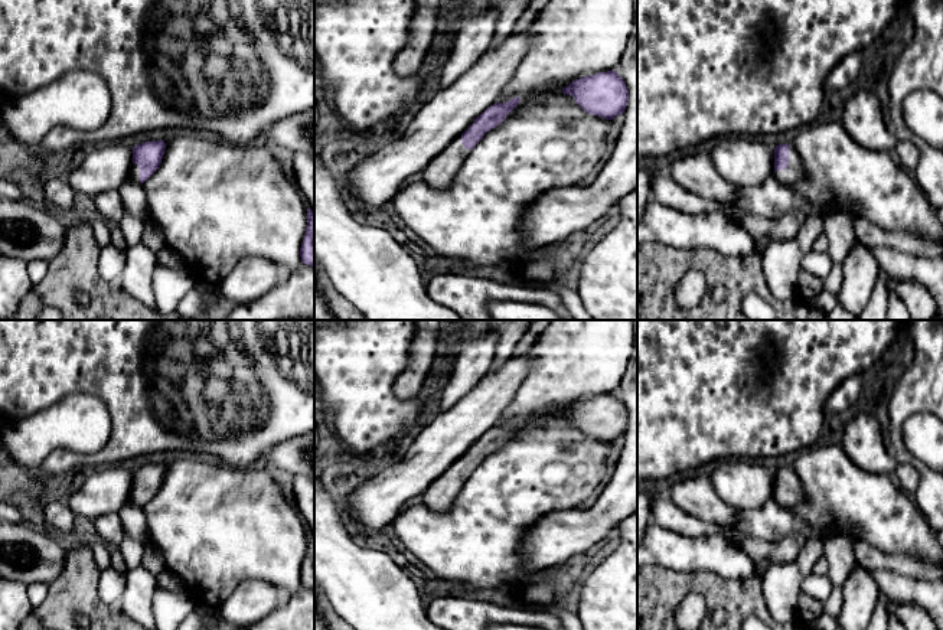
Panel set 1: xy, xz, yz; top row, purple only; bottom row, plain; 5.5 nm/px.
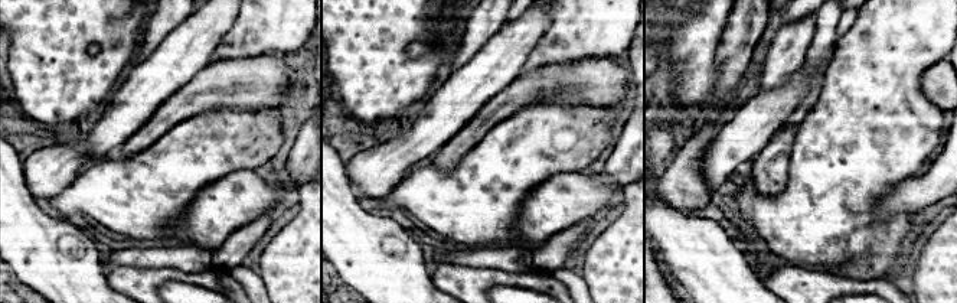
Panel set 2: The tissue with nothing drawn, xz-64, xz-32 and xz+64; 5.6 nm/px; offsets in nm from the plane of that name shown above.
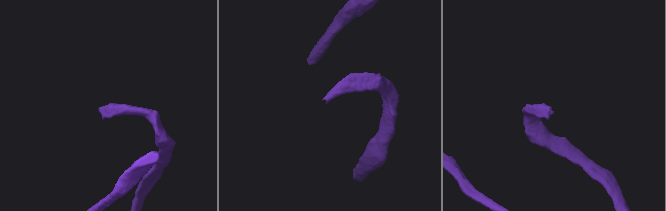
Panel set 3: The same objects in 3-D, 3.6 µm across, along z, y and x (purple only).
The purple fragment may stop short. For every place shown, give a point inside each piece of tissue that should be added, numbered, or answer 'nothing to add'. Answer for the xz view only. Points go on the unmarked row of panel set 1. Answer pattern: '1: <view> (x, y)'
1: xz (441, 492)

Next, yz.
1: yz (795, 495)

